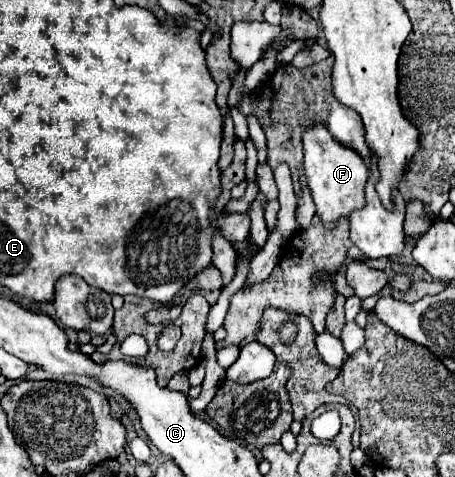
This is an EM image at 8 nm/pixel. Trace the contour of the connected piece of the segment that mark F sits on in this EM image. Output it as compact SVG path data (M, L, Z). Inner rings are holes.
M323 122L313 124L313 128L303 128L303 152L305 152L305 174L309 188L317 206L317 216L327 228L335 226L335 220L347 216L351 210L365 206L365 182L369 170L361 156L343 144L339 144Z

